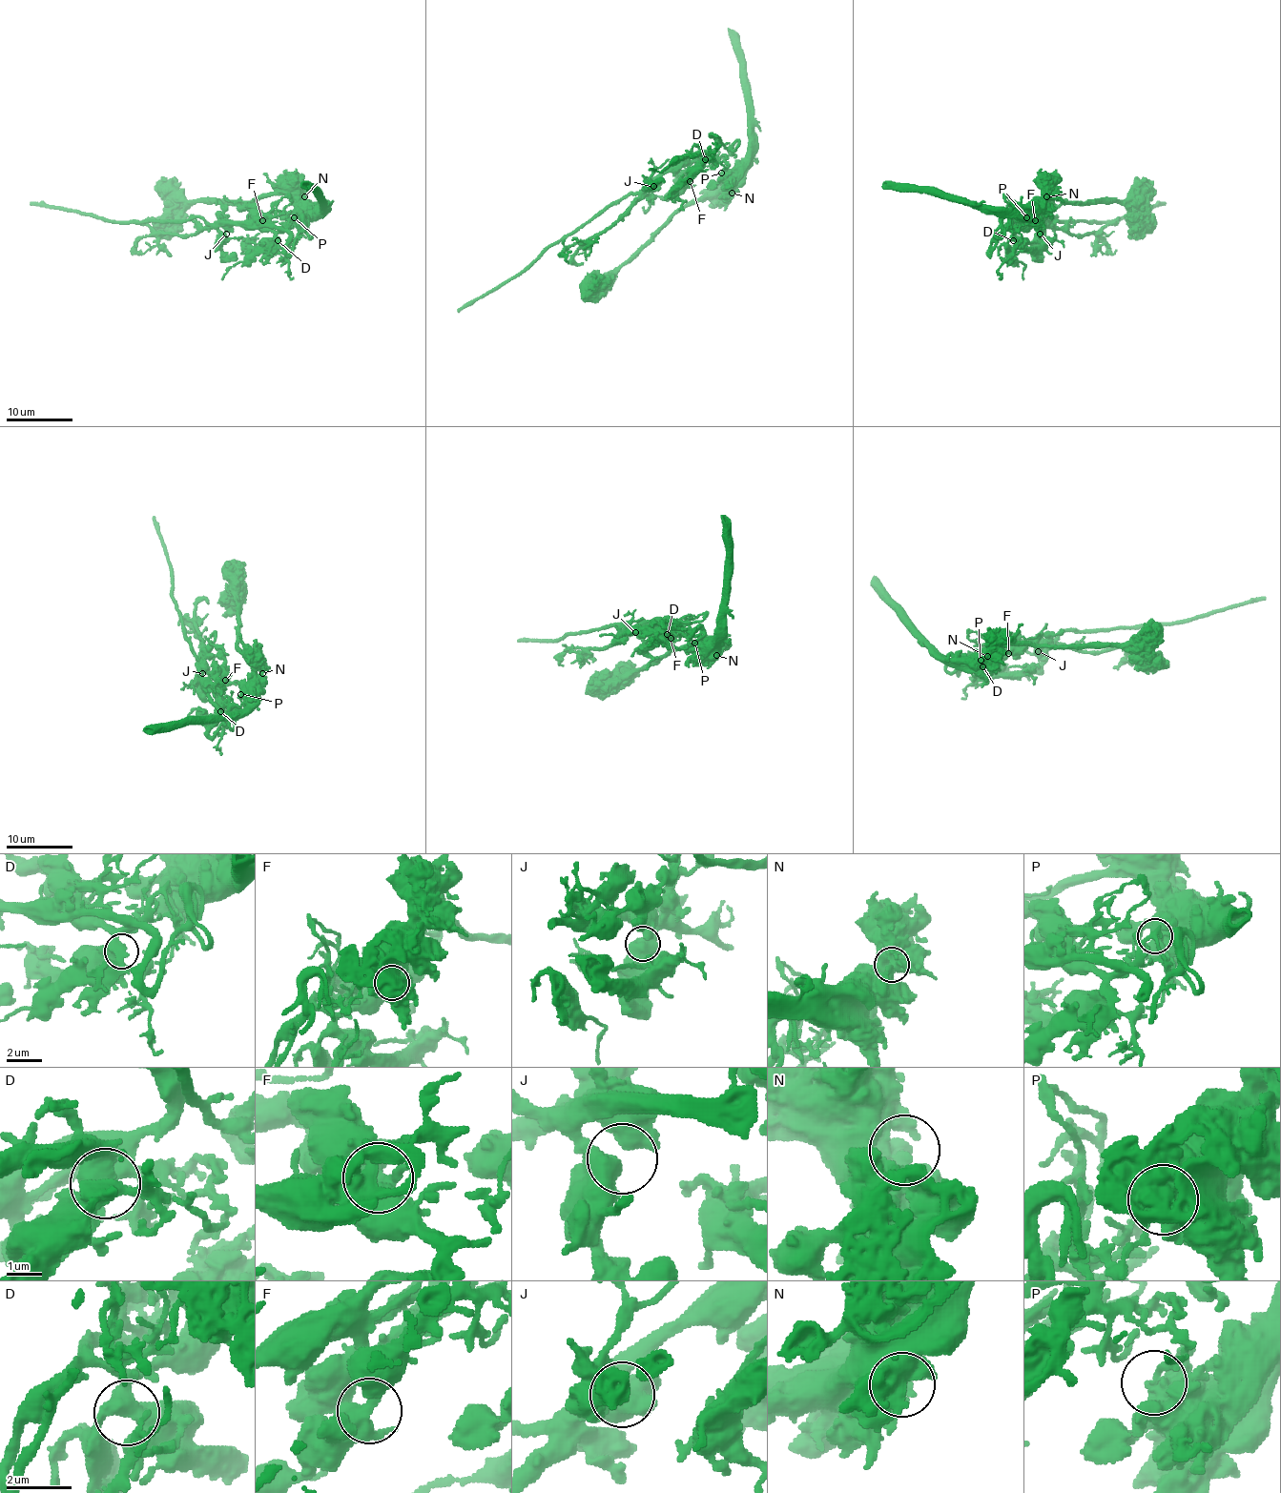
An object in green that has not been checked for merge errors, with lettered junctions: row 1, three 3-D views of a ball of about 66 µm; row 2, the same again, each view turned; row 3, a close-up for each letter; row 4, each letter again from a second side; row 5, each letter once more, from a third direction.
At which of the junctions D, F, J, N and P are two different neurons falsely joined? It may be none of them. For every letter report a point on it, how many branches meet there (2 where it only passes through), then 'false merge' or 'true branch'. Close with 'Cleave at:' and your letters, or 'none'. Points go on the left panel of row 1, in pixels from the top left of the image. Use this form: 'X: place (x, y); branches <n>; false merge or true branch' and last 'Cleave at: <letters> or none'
D: place (278, 240); branches 3; true branch
F: place (262, 220); branches 3; true branch
J: place (226, 234); branches 2; true branch
N: place (304, 196); branches 1; true branch
P: place (294, 217); branches 2; false merge
Cleave at: P

